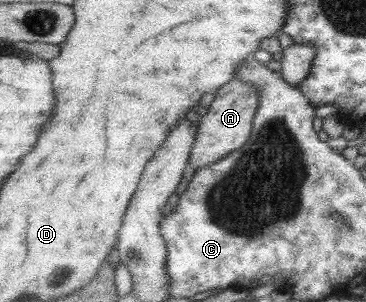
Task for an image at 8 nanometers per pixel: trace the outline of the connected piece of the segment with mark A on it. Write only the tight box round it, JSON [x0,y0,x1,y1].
[187,77,258,170]

